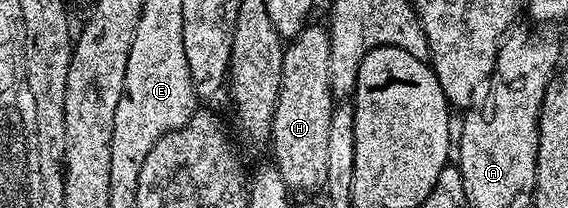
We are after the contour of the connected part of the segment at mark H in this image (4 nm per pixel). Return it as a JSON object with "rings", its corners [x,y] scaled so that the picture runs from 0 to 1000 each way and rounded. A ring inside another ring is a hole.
{"rings":[[[542,106],[528,168],[521,168],[498,236],[498,327],[495,332],[495,428],[477,587],[474,712],[484,740],[481,793],[495,832],[507,923],[555,918],[574,889],[574,793],[577,788],[577,654],[581,572],[592,514],[592,471],[583,452],[579,370],[579,159],[570,115]]]}

